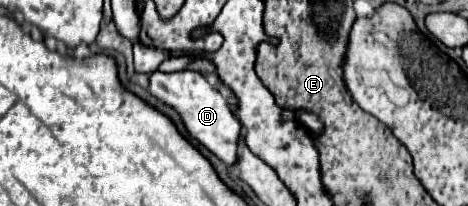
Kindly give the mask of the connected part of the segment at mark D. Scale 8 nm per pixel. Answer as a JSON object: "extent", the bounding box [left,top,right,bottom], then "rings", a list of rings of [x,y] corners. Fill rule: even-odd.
{"extent":[149,70,241,166],"rings":[[[181,70],[173,74],[153,72],[149,80],[149,90],[155,98],[173,106],[181,114],[189,134],[197,138],[203,146],[207,146],[219,160],[229,166],[237,164],[237,140],[241,134],[241,122],[233,116],[233,112],[229,112],[227,100],[209,86],[205,76],[191,70]]]}

